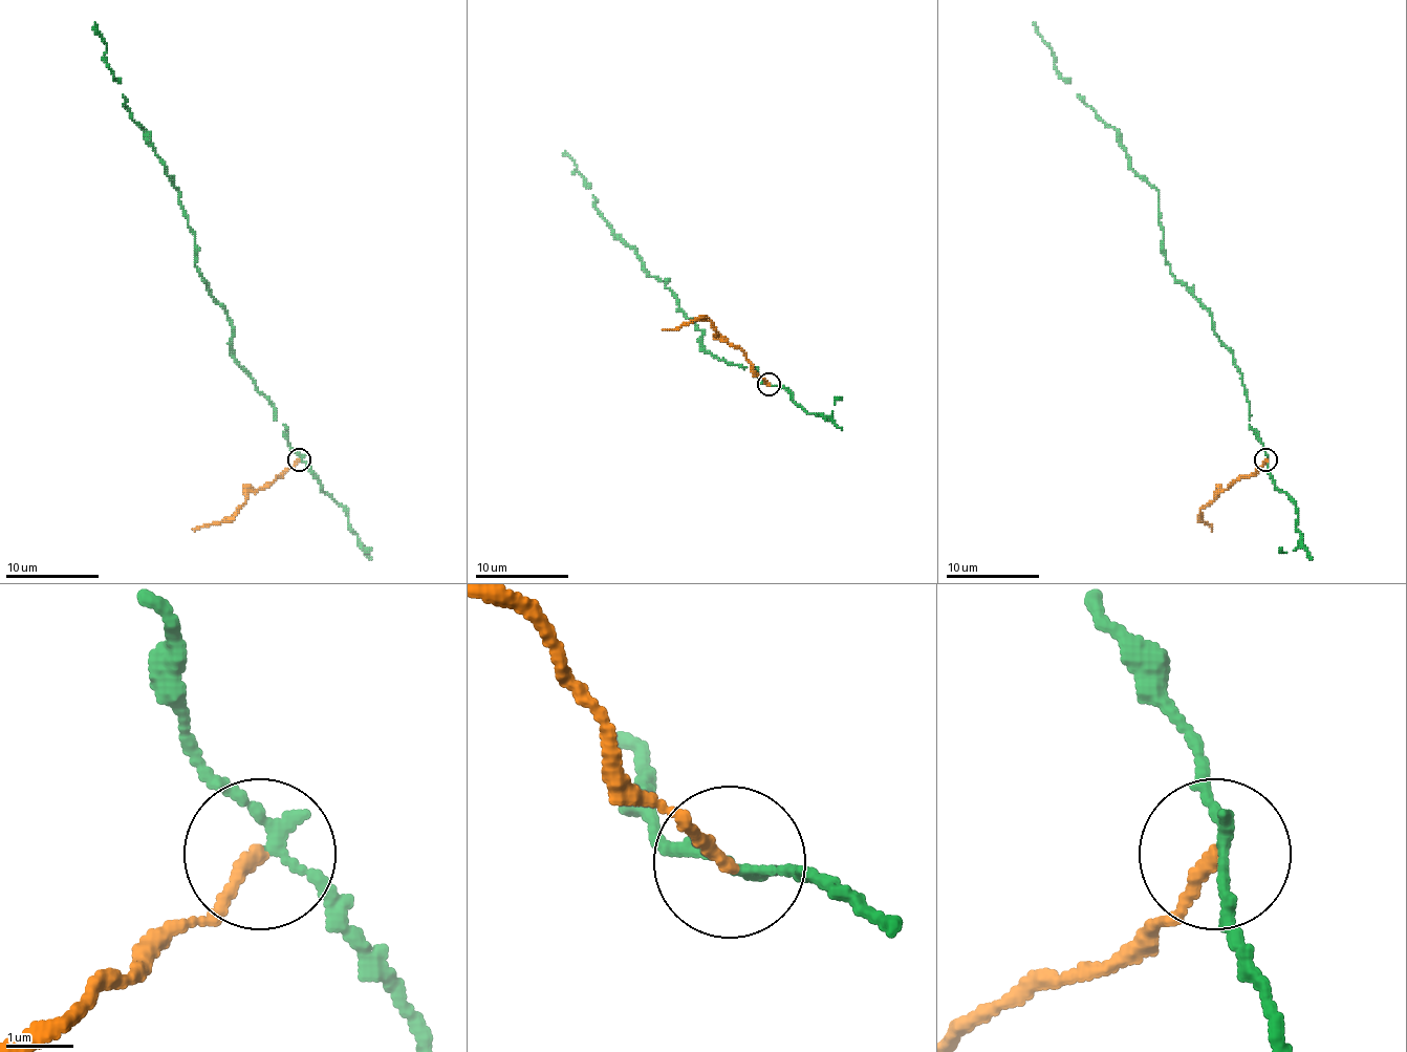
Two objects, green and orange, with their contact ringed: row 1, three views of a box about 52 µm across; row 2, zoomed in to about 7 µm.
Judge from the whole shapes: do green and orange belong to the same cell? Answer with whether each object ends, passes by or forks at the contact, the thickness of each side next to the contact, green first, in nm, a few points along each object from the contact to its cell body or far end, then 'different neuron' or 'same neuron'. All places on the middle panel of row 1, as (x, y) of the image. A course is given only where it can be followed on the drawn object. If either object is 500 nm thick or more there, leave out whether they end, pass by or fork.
green passes by | orange ends | 150/190 nm | green via (770, 385), (753, 367), (707, 352), (701, 331), (665, 281), (648, 276), (634, 249), (602, 218), (565, 151) | orange via (770, 383), (753, 369), (739, 348), (720, 339), (707, 318), (663, 329) | different neuron

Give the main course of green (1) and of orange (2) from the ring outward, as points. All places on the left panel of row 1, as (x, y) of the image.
1: (299, 459), (276, 408), (236, 359), (228, 310), (197, 271), (194, 232), (178, 192), (132, 117), (94, 22)
2: (299, 459), (283, 475), (251, 492), (236, 511), (220, 522), (192, 529)

